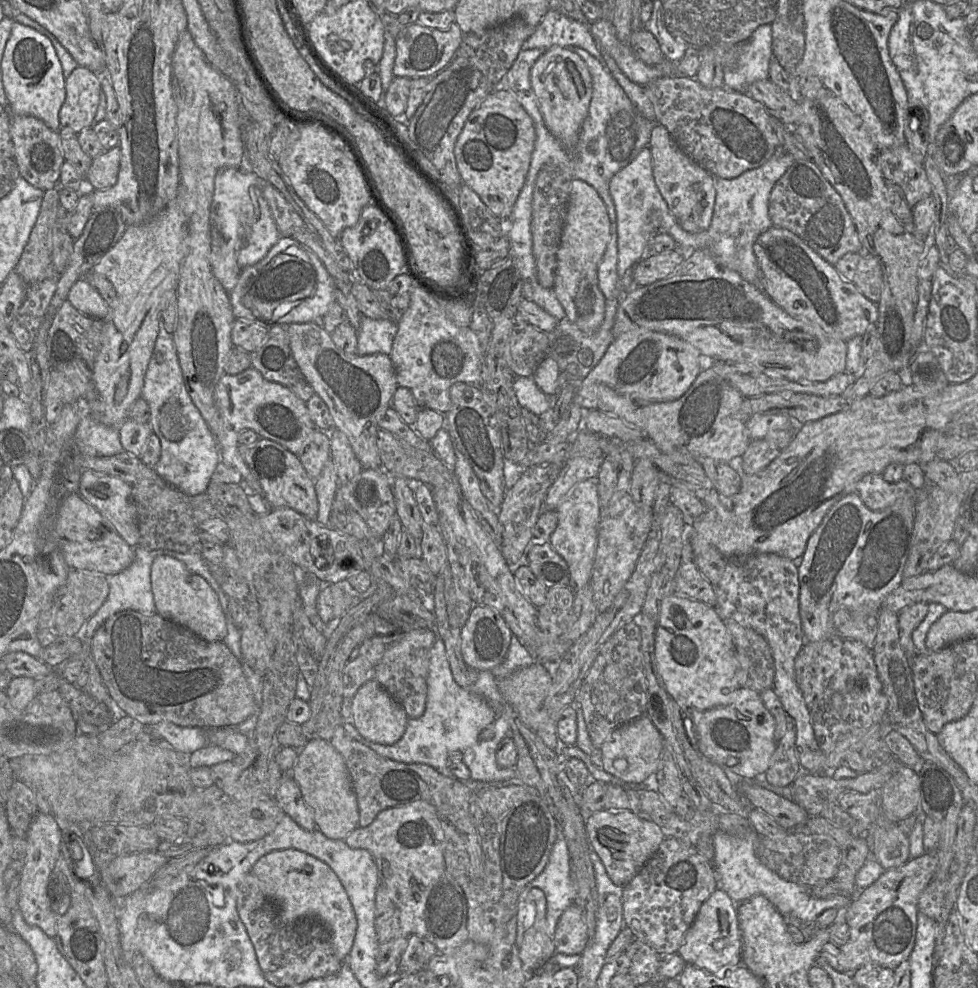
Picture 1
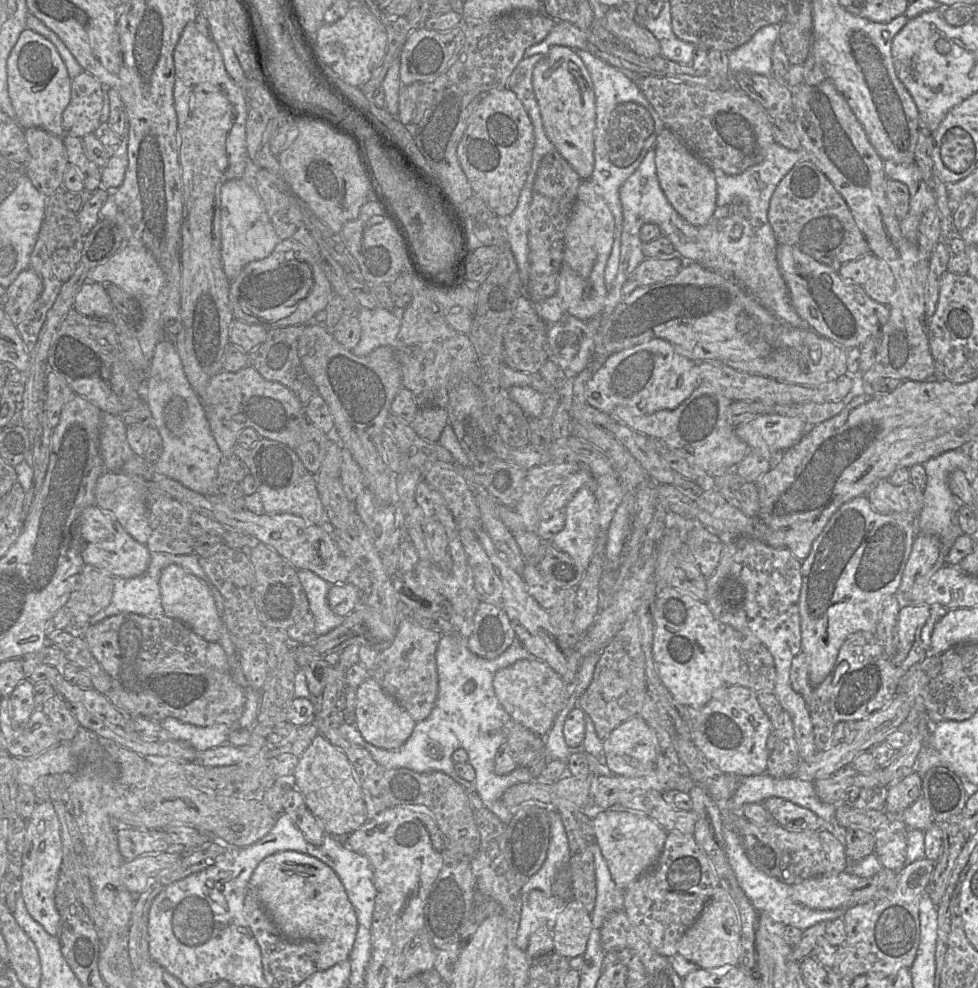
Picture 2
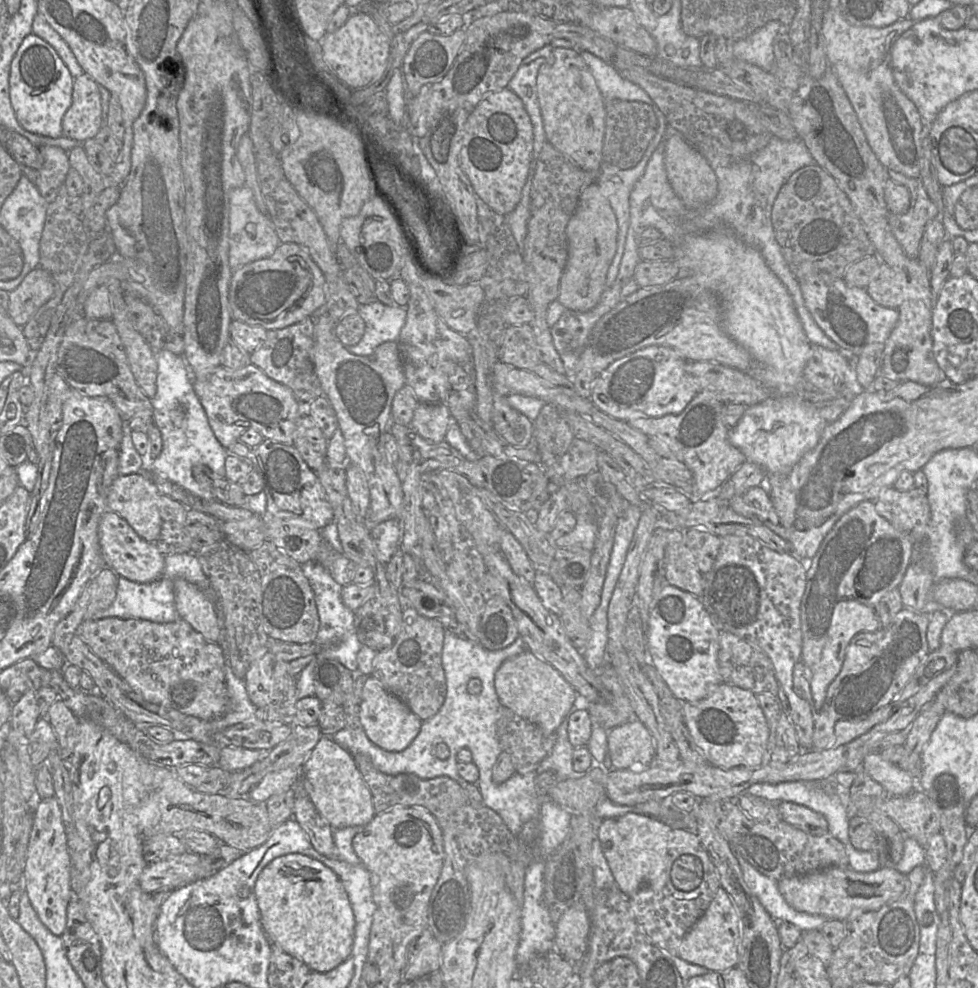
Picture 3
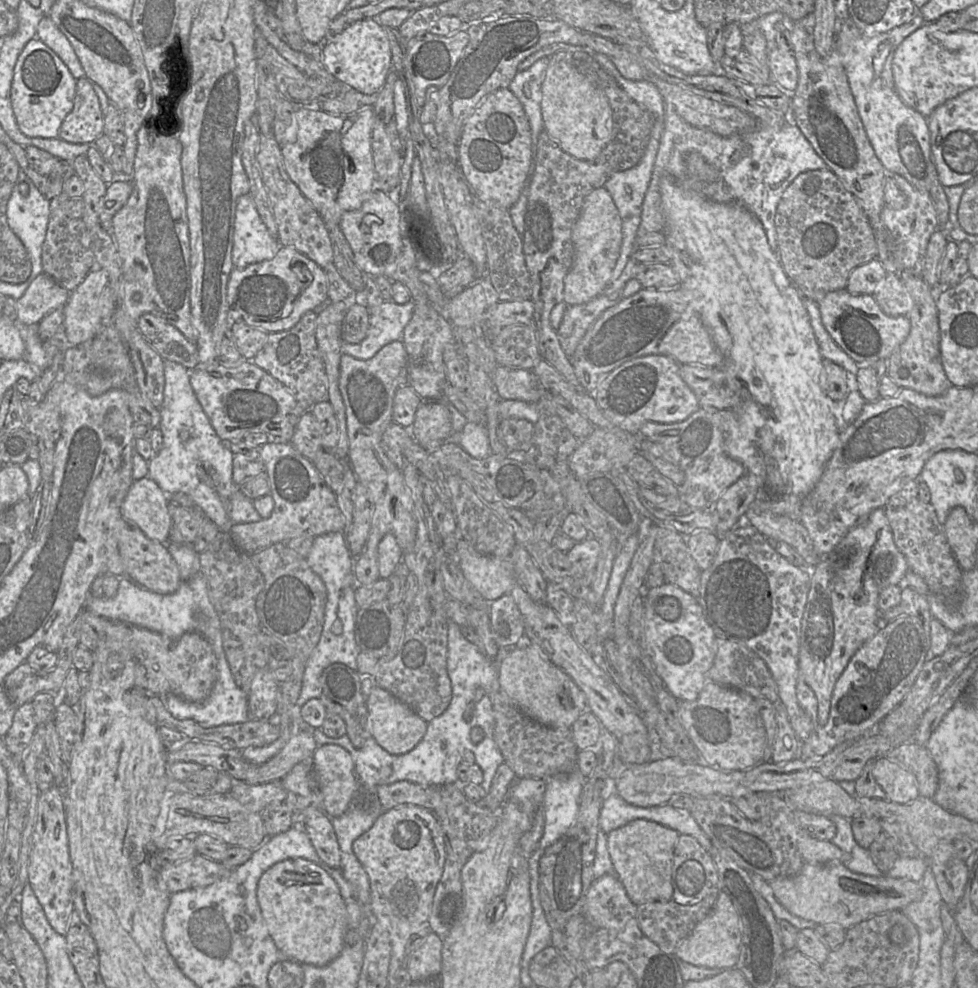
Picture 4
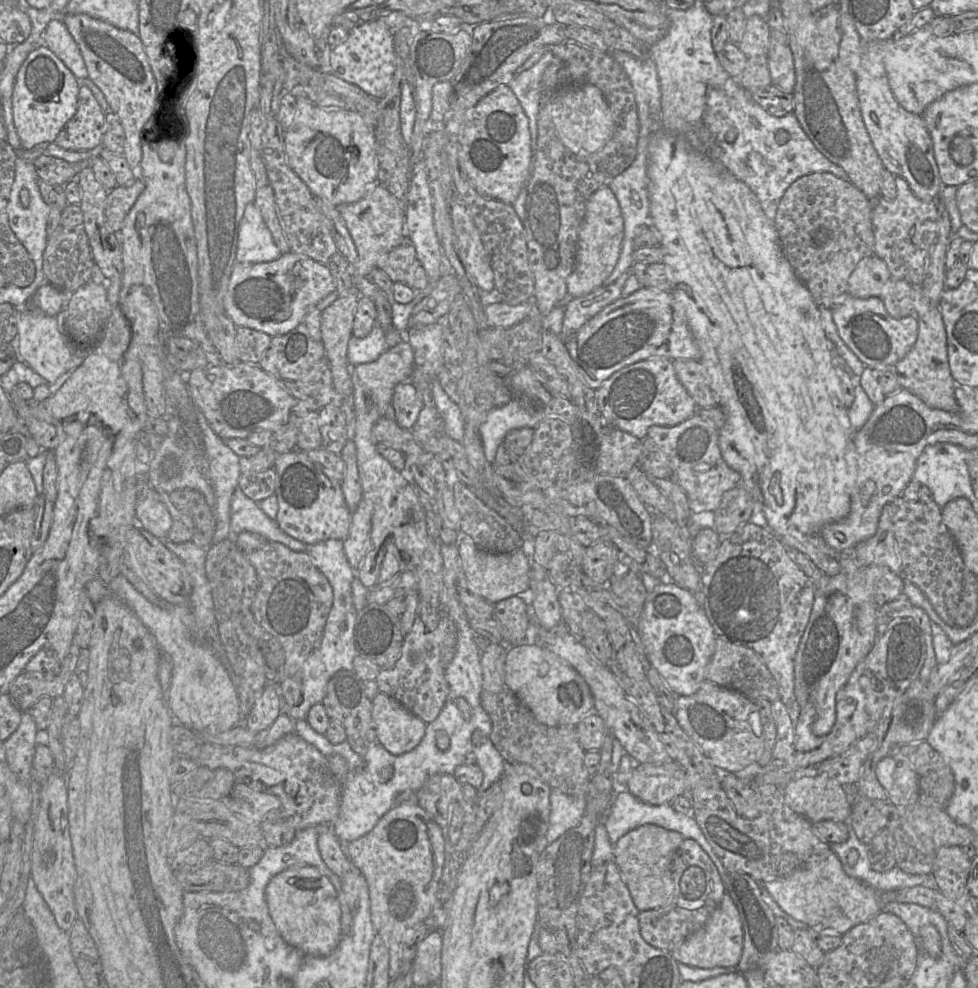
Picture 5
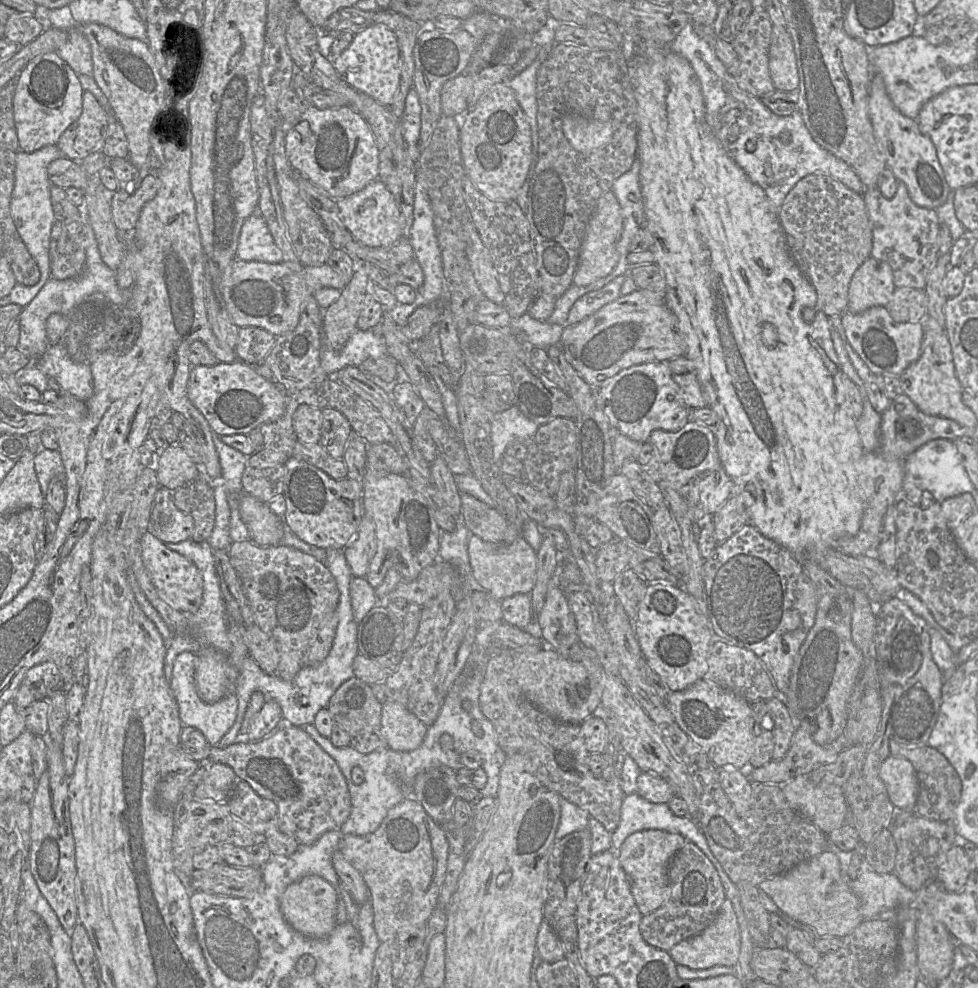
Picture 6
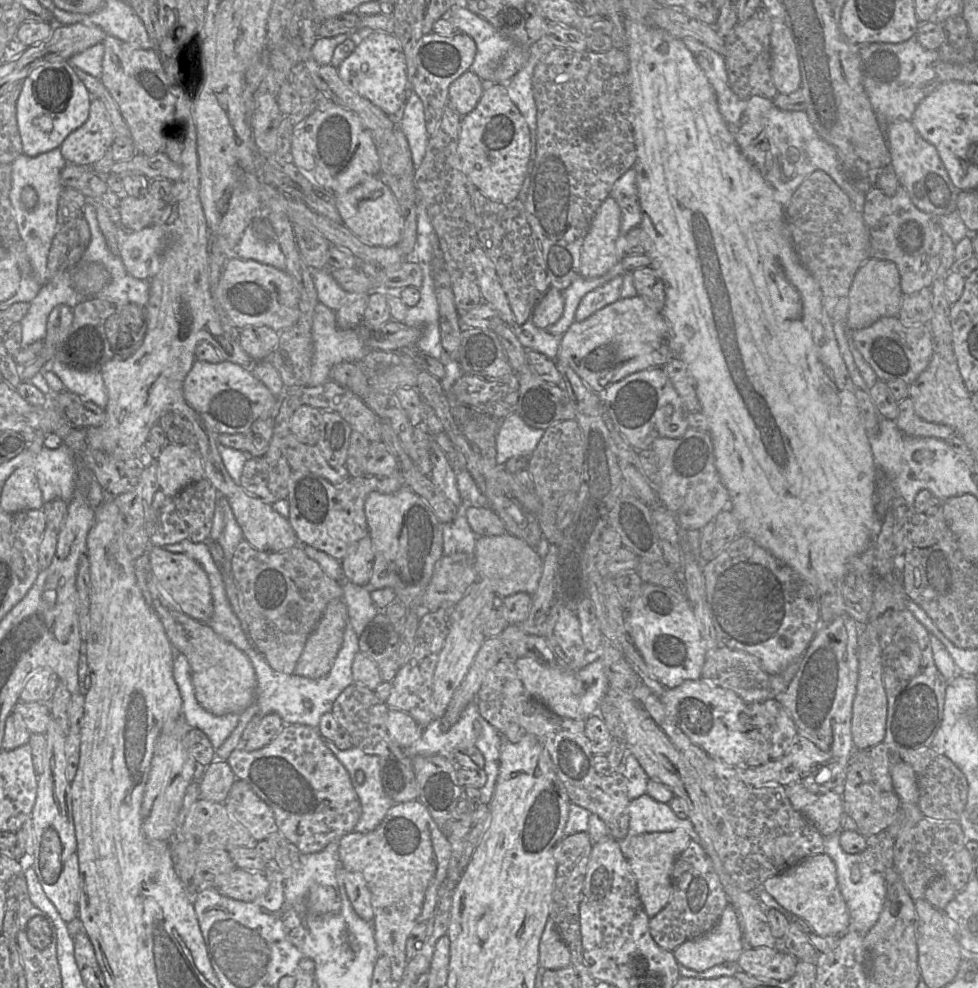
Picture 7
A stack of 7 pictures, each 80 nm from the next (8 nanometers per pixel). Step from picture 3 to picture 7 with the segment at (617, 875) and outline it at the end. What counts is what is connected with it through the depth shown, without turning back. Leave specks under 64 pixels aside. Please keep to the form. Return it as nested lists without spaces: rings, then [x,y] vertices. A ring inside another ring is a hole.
[[[682,829],[644,833],[631,838],[625,858],[636,879],[638,895],[649,919],[667,905],[671,895],[671,873],[674,862],[691,841],[690,836]]]

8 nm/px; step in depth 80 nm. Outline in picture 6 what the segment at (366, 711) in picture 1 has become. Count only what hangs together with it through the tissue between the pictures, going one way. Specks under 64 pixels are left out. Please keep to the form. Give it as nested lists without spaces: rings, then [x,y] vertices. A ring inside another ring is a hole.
[[[382,702],[381,734],[388,748],[397,752],[415,750],[423,741],[427,727],[401,704]]]

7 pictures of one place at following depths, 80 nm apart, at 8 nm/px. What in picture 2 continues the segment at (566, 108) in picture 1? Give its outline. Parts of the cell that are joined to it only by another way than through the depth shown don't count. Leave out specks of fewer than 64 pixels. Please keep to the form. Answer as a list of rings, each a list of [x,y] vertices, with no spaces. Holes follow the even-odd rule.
[[[553,46],[535,65],[532,84],[547,136],[580,177],[589,180],[595,164],[596,103],[592,79],[585,64],[573,49]]]

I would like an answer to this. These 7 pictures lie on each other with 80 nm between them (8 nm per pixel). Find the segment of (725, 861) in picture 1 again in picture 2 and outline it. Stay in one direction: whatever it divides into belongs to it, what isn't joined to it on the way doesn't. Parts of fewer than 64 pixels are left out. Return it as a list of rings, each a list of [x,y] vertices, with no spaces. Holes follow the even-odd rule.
[[[723,811],[723,837],[725,852],[728,862],[733,869],[739,886],[744,891],[754,908],[758,912],[766,912],[773,920],[782,924],[791,925],[802,931],[819,923],[829,922],[836,918],[842,918],[846,909],[837,908],[832,910],[815,910],[799,904],[793,899],[792,885],[786,884],[773,876],[769,876],[751,864],[747,858],[742,842],[738,834],[726,827],[725,812]]]

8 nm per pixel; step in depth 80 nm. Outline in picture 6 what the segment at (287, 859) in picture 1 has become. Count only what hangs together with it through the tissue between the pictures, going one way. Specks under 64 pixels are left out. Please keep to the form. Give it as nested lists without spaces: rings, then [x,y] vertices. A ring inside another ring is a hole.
[[[309,875],[287,887],[280,898],[280,909],[293,930],[309,938],[324,938],[336,925],[336,901],[334,888],[323,878]]]

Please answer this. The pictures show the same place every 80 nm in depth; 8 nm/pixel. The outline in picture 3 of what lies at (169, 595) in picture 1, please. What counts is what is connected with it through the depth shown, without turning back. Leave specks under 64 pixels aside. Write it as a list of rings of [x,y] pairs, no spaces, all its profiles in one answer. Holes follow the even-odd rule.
[[[182,578],[175,579],[173,590],[179,618],[206,640],[219,643],[221,629],[211,601],[197,586]]]

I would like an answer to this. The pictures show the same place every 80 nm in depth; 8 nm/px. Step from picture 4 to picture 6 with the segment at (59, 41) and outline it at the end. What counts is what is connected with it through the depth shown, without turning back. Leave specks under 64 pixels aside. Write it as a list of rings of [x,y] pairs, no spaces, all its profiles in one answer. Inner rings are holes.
[[[79,28],[70,29],[68,39],[58,50],[57,55],[62,58],[76,74],[92,77],[93,62],[90,44]]]

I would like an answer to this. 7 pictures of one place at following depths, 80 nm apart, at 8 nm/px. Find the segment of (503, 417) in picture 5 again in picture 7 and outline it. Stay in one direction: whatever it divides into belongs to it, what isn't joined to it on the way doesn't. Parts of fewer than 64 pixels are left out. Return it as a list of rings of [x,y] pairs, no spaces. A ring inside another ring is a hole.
[[[516,412],[501,419],[496,434],[497,464],[504,466],[514,456],[529,458],[543,433],[542,429],[528,426]]]

